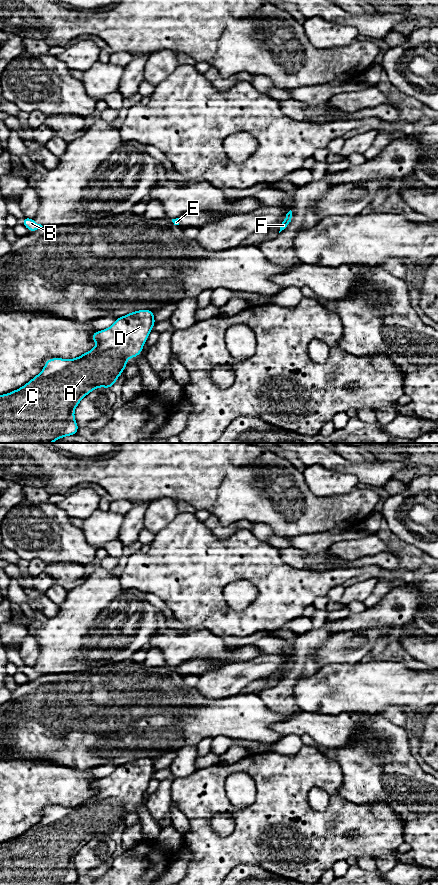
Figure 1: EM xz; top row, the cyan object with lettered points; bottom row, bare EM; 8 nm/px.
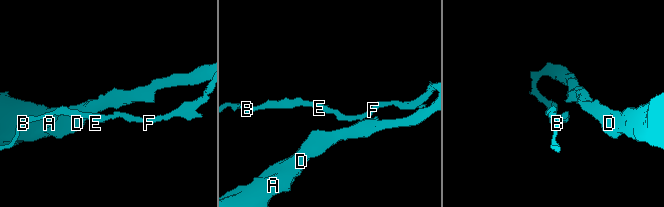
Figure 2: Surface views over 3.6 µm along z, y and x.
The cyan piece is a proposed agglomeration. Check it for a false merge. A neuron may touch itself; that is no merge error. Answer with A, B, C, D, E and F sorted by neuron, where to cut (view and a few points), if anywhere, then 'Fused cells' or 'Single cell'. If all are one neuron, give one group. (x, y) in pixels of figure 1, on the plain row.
Groups: A B C D E F. No split. Single cell

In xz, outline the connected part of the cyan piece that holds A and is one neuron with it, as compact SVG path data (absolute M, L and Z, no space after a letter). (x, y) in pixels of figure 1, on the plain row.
M139 758L129 761L117 766L111 775L94 780L91 786L97 794L92 798L75 807L47 808L44 817L26 833L9 842L0 843L0 885L64 885L77 882L79 874L74 866L74 858L79 850L95 836L112 836L127 814L126 808L141 802L155 771L154 759Z

